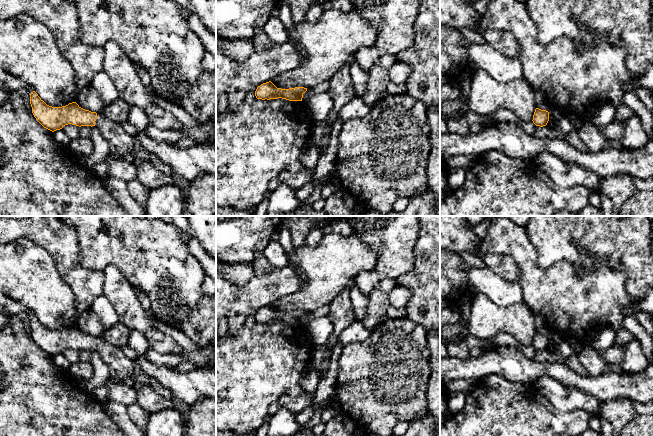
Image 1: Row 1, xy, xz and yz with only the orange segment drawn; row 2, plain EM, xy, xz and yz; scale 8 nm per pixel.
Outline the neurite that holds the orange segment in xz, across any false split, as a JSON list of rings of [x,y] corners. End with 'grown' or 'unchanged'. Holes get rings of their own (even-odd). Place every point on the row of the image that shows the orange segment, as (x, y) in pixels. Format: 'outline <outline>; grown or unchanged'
outline [[[271,81],[261,84],[255,91],[257,99],[286,99],[289,101],[302,101],[303,94],[307,91],[304,87],[295,87],[289,89],[277,88]]]; unchanged

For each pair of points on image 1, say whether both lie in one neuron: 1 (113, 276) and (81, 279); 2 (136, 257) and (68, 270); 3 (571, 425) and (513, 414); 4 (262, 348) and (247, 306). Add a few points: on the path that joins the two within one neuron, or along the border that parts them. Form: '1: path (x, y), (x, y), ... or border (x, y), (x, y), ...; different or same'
1: border (102, 271), (103, 293); different
2: border (79, 244), (80, 262), (85, 267), (102, 271); different
3: path (557, 422), (527, 422); same
4: border (243, 325), (234, 335), (226, 334); different

